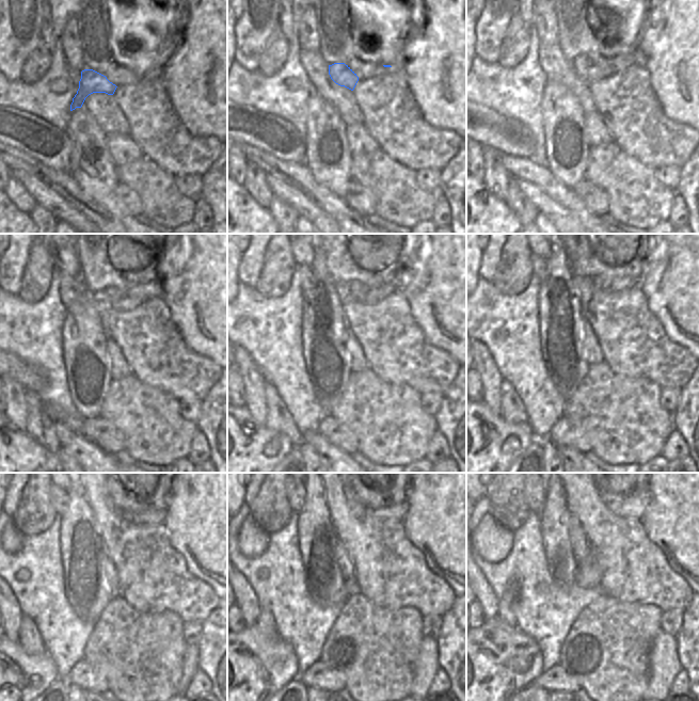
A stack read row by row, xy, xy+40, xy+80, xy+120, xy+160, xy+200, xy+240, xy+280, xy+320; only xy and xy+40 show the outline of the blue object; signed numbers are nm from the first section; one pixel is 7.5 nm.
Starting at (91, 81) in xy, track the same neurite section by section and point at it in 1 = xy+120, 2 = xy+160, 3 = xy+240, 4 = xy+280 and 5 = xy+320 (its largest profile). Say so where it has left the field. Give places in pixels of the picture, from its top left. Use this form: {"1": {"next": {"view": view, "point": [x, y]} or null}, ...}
{"1": {"next": {"view": "xy+120", "point": [116, 299]}}, "2": {"next": {"view": "xy+160", "point": [360, 292]}}, "3": {"next": {"view": "xy+240", "point": [153, 516]}}, "4": {"next": {"view": "xy+280", "point": [398, 511]}}, "5": {"next": {"view": "xy+320", "point": [633, 505]}}}

